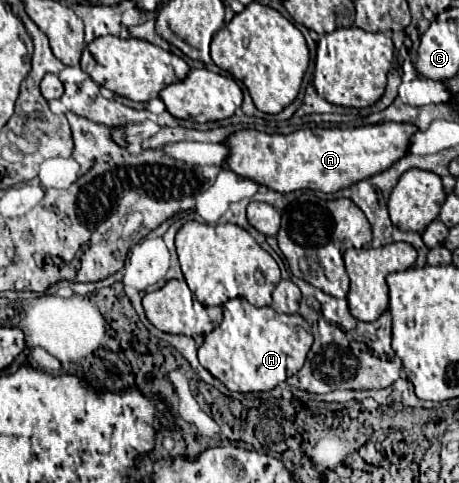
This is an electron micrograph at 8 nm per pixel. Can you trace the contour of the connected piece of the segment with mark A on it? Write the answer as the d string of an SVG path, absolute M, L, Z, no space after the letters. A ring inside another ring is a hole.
M377 123L355 129L311 127L289 135L269 135L255 129L243 129L225 141L231 149L225 165L237 175L253 179L279 193L299 189L335 193L389 169L405 157L415 131L417 127L411 123Z

